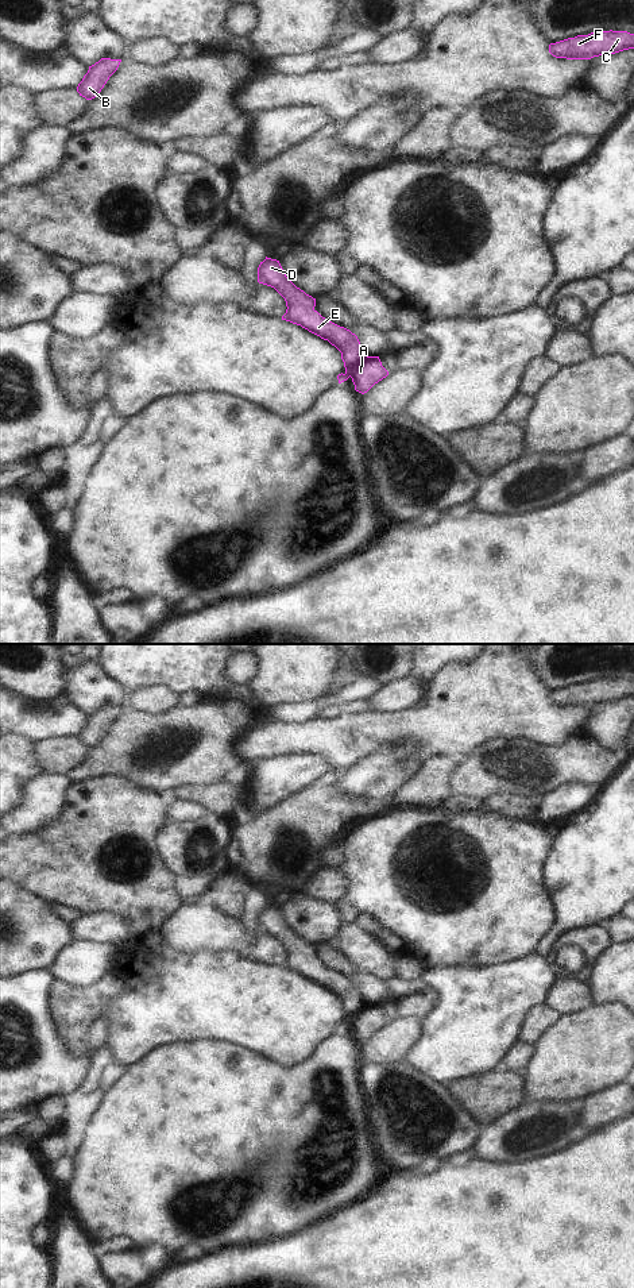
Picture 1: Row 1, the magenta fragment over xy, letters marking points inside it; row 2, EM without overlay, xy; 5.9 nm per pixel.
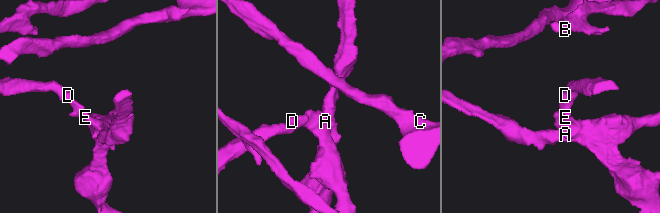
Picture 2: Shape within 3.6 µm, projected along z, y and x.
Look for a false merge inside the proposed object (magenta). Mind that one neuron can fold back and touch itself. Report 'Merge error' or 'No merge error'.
No merge error

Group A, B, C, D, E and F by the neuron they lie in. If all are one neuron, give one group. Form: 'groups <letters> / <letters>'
groups A B C D E F

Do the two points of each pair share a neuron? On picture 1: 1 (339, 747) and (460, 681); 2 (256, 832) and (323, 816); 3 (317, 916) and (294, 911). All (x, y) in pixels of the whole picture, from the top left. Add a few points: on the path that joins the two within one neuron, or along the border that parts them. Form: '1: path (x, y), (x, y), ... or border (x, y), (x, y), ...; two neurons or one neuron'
1: path (371, 731), (422, 727), (436, 713); one neuron
2: path (273, 830), (281, 822), (306, 821); one neuron
3: path (312, 916), (304, 916), (300, 911); one neuron

